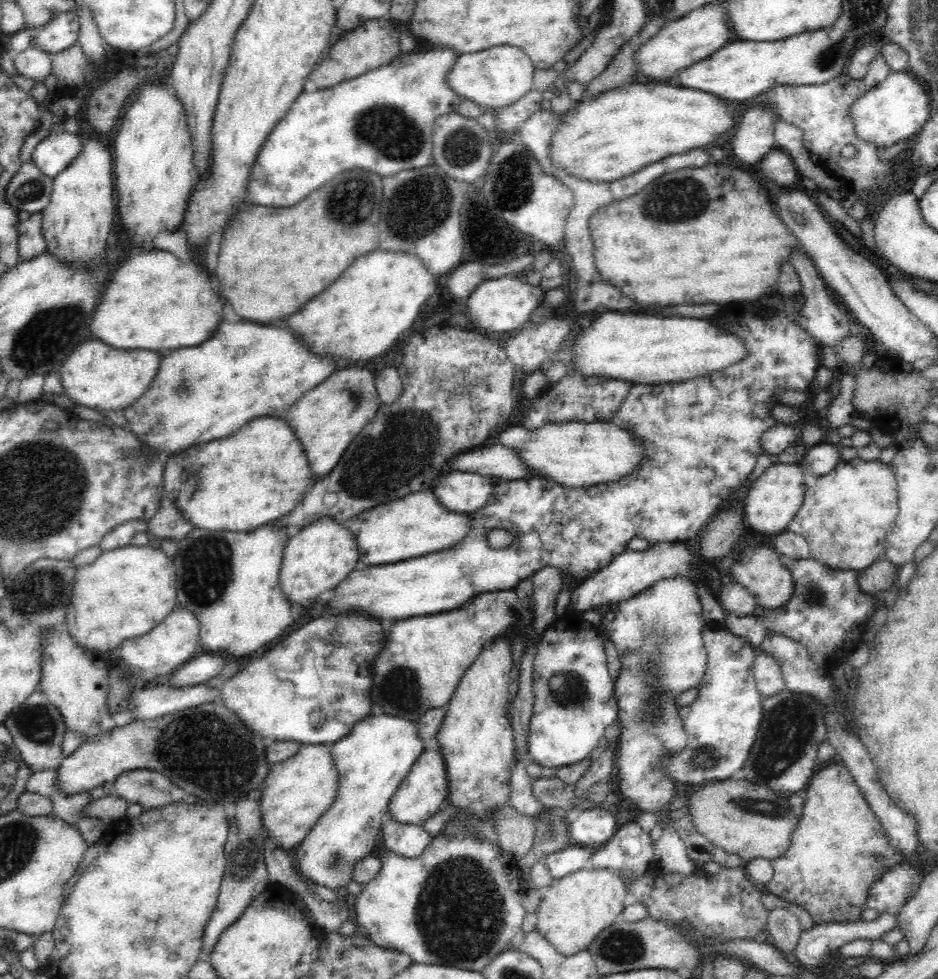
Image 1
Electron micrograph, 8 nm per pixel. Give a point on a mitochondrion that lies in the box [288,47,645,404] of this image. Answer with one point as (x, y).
(387, 129)

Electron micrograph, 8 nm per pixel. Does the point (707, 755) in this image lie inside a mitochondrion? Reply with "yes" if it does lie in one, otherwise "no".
yes

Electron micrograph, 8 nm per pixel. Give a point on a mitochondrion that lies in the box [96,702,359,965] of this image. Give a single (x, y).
(180, 747)

